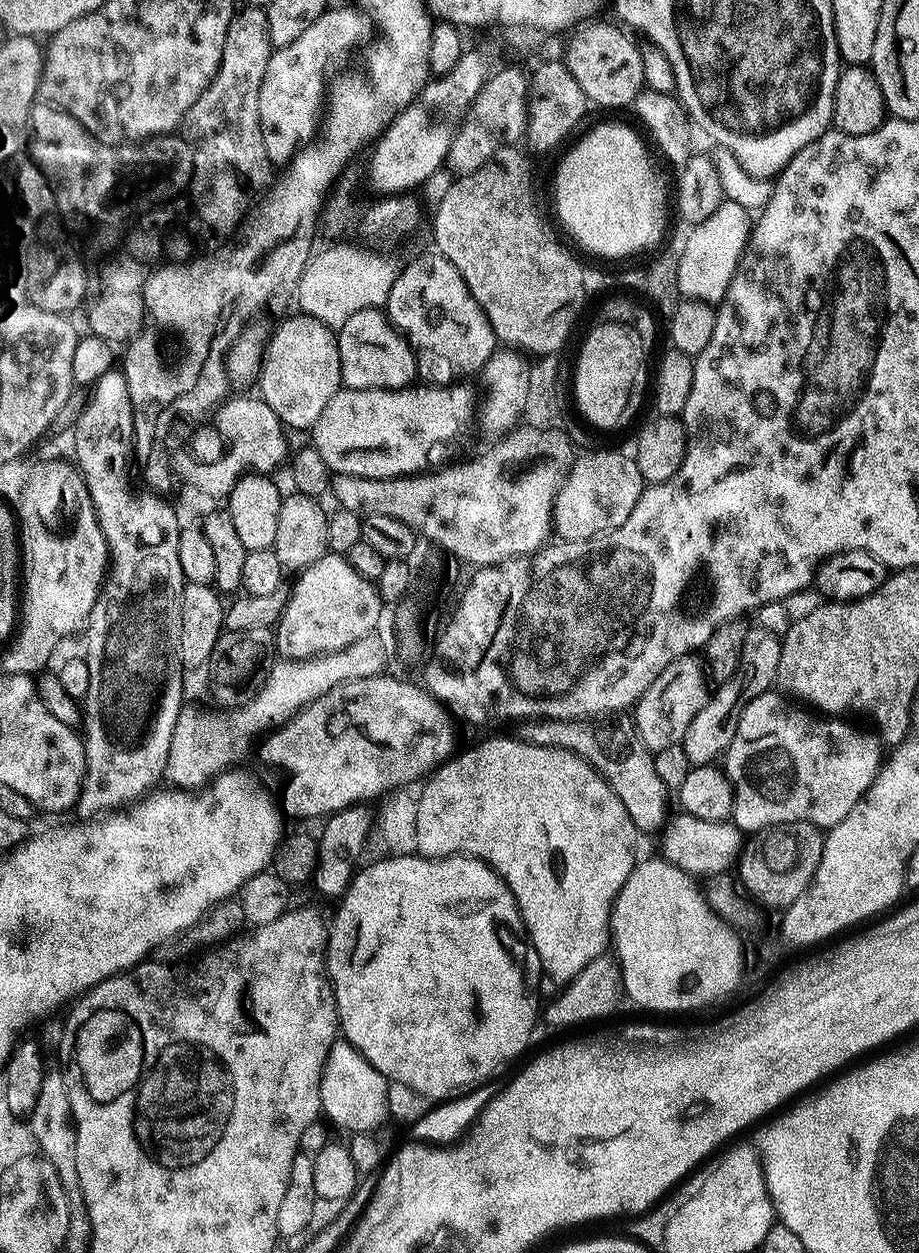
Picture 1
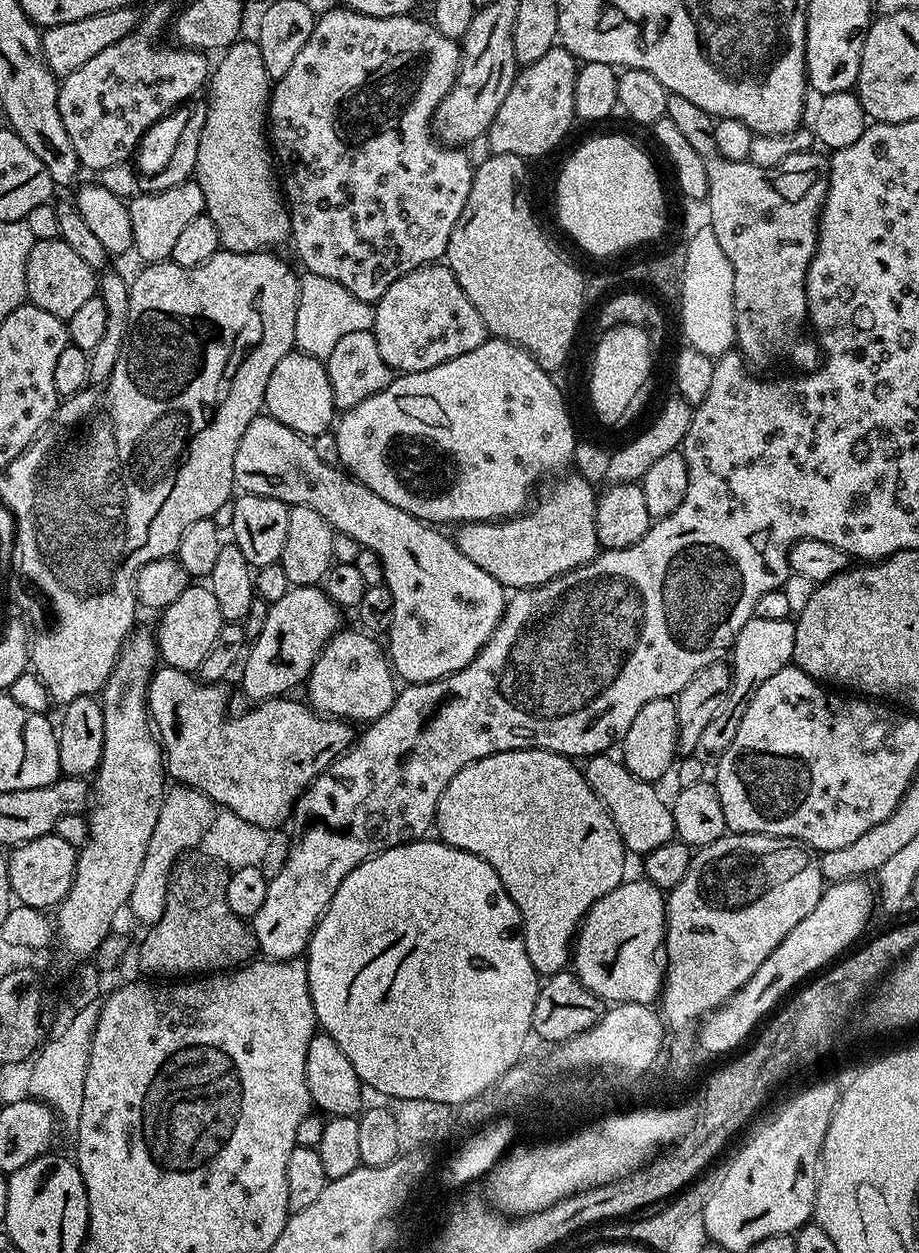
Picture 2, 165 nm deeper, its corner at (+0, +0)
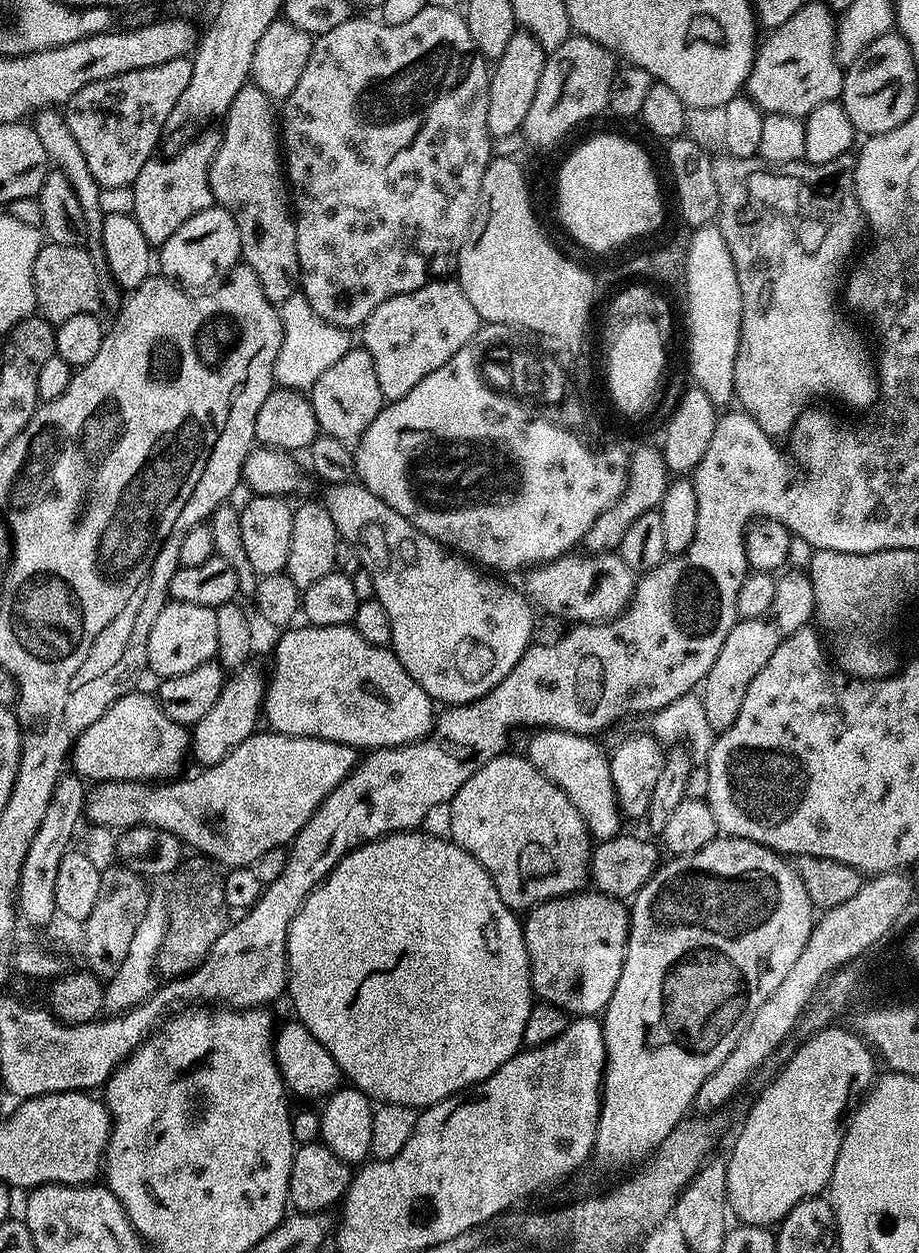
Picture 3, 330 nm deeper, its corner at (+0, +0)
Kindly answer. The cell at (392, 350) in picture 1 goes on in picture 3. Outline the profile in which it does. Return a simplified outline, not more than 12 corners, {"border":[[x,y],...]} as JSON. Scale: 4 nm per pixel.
{"border":[[354,346],[310,390],[317,429],[355,446],[386,403]]}

